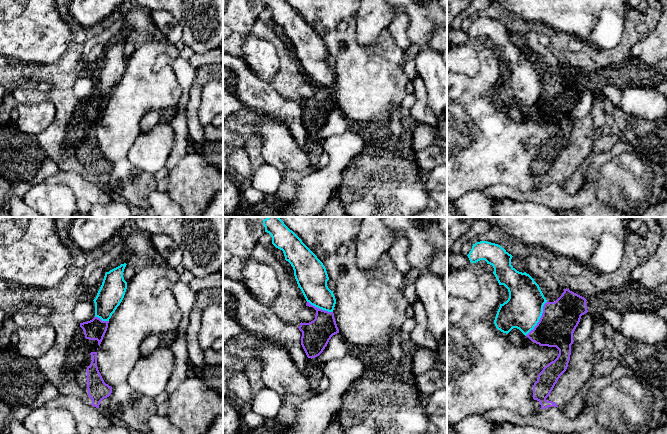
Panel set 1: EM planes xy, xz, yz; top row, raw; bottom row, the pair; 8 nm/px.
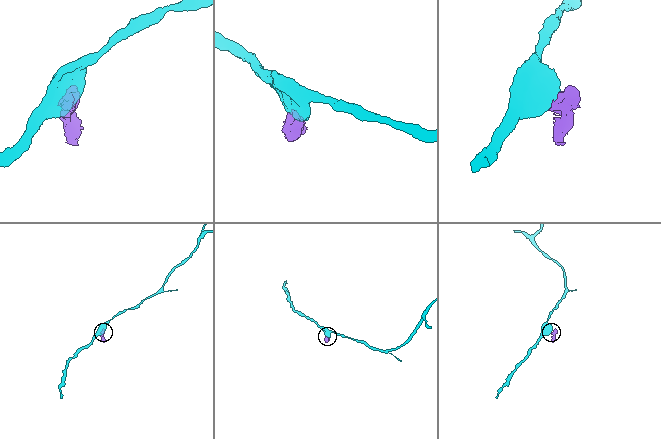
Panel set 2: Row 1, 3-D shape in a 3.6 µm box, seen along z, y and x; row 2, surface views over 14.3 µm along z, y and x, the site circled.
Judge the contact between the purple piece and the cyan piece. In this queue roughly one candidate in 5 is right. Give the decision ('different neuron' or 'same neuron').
different neuron

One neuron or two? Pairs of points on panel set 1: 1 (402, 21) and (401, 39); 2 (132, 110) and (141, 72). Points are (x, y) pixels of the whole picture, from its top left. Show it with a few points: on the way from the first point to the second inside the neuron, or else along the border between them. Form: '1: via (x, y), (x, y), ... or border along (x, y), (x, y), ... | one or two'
1: via (401, 25), (401, 35) | one
2: via (132, 101), (132, 97), (138, 91), (138, 81) | one

